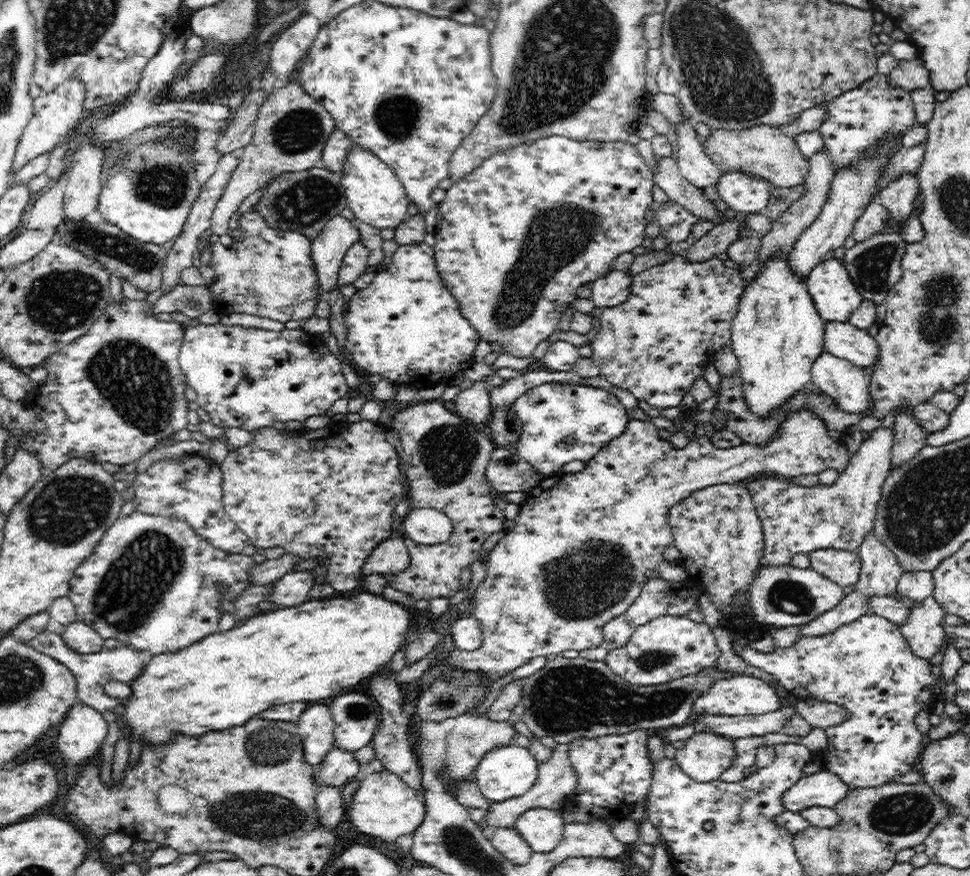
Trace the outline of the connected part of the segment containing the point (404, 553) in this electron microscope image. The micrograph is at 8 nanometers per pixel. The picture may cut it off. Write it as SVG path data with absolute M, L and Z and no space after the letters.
M389 538L380 542L362 566L364 575L398 573L408 565L408 549L404 538Z

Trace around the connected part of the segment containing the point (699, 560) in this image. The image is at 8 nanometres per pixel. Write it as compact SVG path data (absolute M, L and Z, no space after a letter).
M742 483L714 484L696 489L669 508L667 519L673 534L673 543L680 551L682 566L692 578L698 578L702 582L703 590L708 593L717 610L731 605L729 601L736 591L750 589L758 576L757 561L761 558L764 533L756 507L753 506L752 495Z

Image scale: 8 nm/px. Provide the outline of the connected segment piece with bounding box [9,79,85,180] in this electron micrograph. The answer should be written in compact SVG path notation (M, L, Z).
M72 79L60 84L54 91L42 93L41 96L34 99L32 118L18 140L13 164L10 166L10 180L15 178L12 175L18 175L20 168L24 168L33 158L51 152L54 147L67 140L68 132L82 120L84 107L81 106L81 102L84 101L84 94L83 84Z

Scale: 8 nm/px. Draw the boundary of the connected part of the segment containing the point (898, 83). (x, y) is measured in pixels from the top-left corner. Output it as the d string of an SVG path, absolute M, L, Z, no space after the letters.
M917 57L900 61L899 65L887 74L887 82L890 83L890 86L903 88L909 93L916 88L930 88L927 70L921 66L921 60Z

